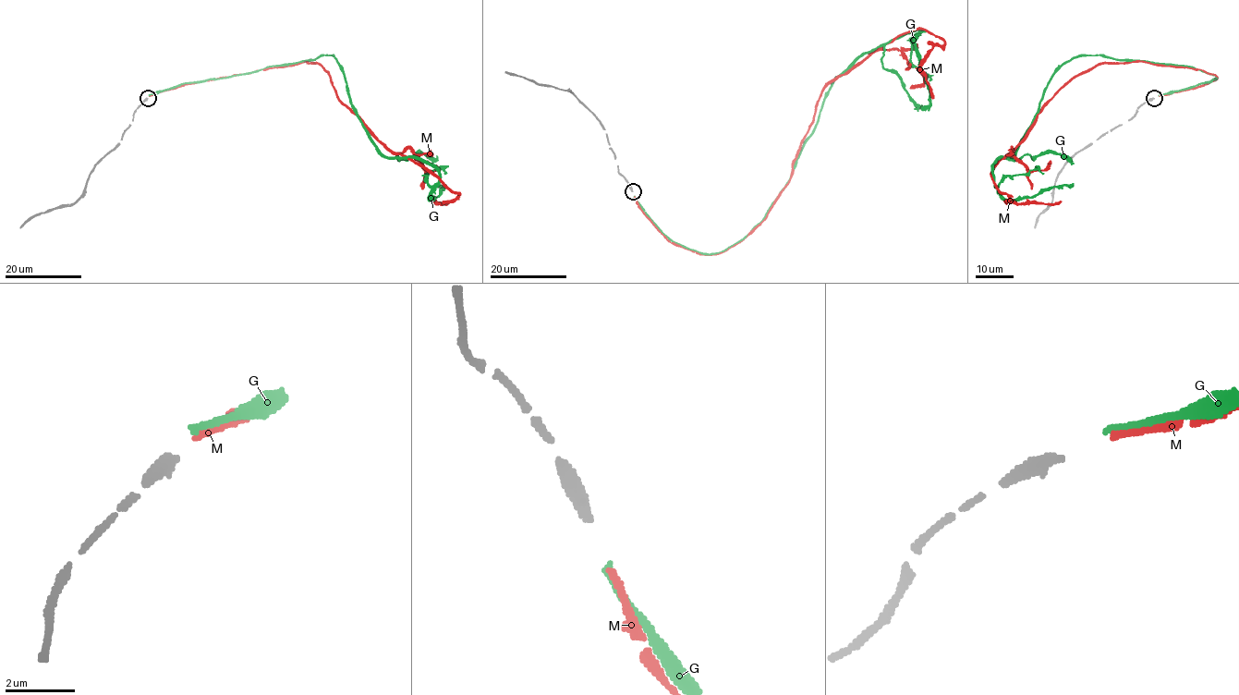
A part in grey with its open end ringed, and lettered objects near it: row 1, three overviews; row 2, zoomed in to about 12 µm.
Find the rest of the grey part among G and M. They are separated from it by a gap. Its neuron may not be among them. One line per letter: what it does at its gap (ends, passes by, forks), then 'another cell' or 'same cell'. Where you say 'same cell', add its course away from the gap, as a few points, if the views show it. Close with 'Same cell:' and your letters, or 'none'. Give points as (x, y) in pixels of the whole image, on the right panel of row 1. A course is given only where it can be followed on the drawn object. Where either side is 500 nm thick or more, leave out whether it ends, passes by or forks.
G: it ends | another cell
M: it ends | same cell | via (1159, 96), (1217, 77), (1100, 63), (1045, 104), (992, 180), (1008, 201), (1061, 201)
Same cell: M

